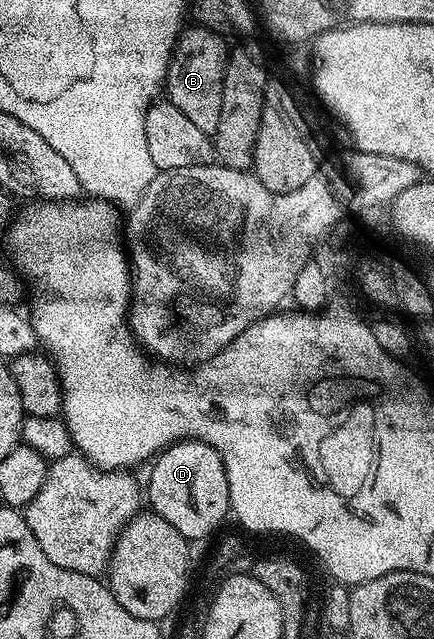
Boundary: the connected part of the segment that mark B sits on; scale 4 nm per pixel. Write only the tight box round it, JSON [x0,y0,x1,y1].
[167,26,230,133]

